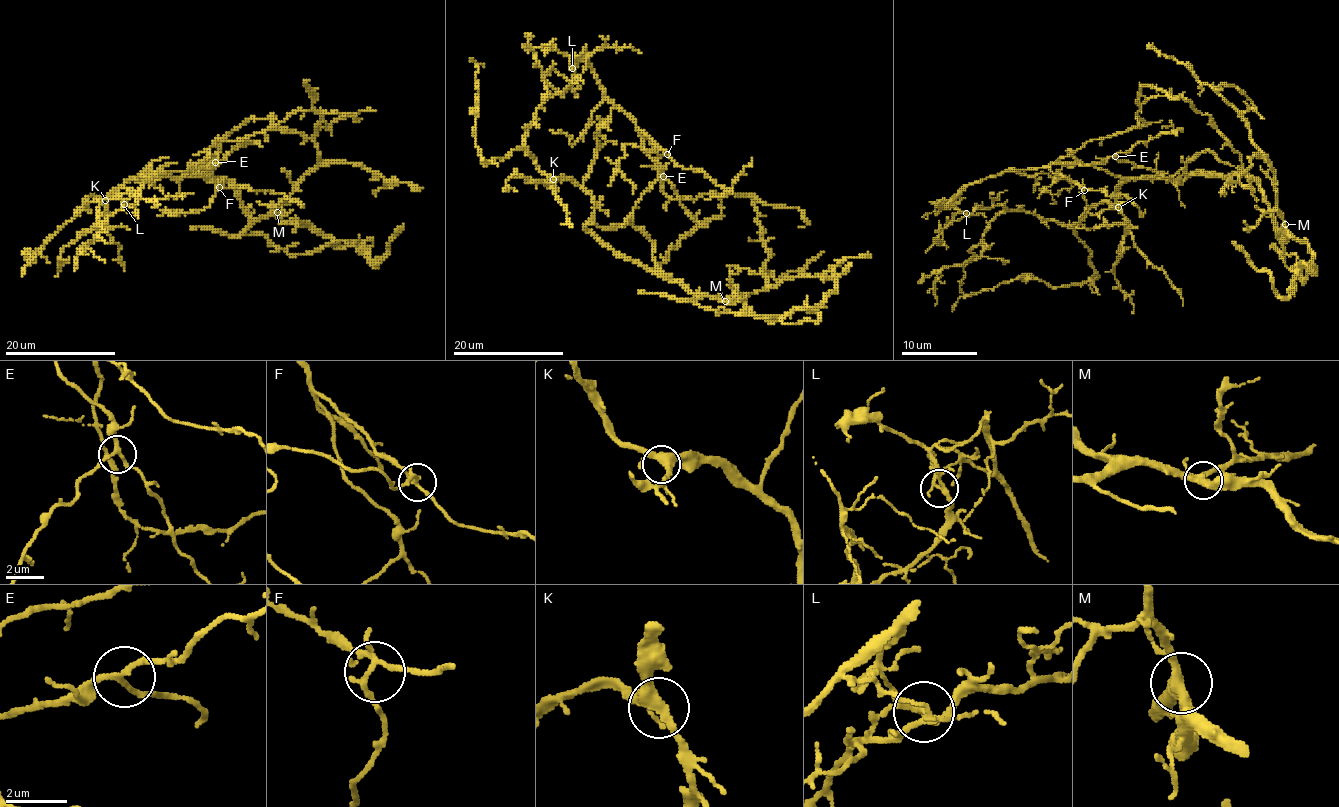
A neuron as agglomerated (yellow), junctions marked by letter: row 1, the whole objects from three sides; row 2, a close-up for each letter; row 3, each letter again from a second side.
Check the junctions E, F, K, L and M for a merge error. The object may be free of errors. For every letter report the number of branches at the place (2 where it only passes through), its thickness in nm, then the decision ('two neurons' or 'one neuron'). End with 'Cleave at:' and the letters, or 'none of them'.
E: 3 | 180 nm | one neuron
F: 4 | 170 nm | one neuron
K: 4 | 400 nm | one neuron
L: 4 | 190 nm | two neurons
M: 4 | 400 nm | one neuron
Cleave at: L

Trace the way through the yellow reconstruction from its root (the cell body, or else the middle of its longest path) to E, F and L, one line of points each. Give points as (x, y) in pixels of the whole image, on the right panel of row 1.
E: (1185, 100), (1170, 94), (1151, 96), (1137, 113), (1145, 126), (1090, 139), (1060, 162), (1088, 166), (1115, 156)
F: (1185, 100), (1151, 96), (1137, 113), (1145, 126), (1090, 139), (1050, 166), (1084, 190)
L: (1185, 100), (1151, 96), (1137, 113), (1145, 126), (1090, 139), (1047, 168), (969, 185), (956, 200), (965, 213)

